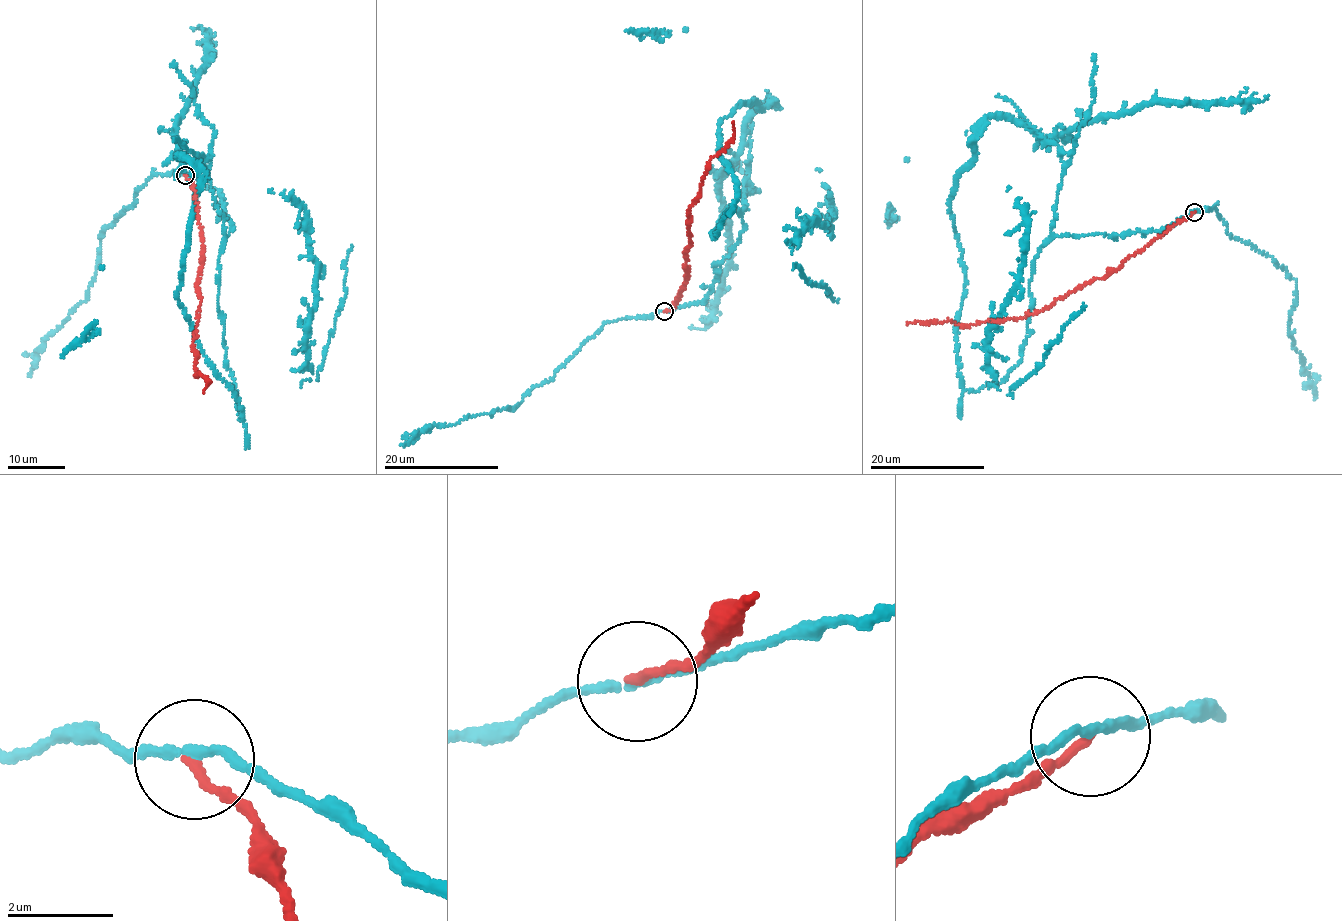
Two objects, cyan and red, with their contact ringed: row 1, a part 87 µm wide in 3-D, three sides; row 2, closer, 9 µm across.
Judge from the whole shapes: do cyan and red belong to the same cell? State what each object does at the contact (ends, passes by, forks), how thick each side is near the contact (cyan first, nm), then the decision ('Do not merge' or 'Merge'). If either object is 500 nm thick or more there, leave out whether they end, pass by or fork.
At the ring cyan passes by. At the ring red ends. Thickness 140 nm (cyan) against 150 nm. Do not merge

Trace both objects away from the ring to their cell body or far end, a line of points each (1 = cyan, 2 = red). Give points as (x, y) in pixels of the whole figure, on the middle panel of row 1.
1: (664, 311), (740, 237), (731, 207), (713, 239), (720, 123), (774, 99), (690, 327)
2: (664, 311), (687, 278), (690, 205), (707, 163), (733, 138), (733, 121)

